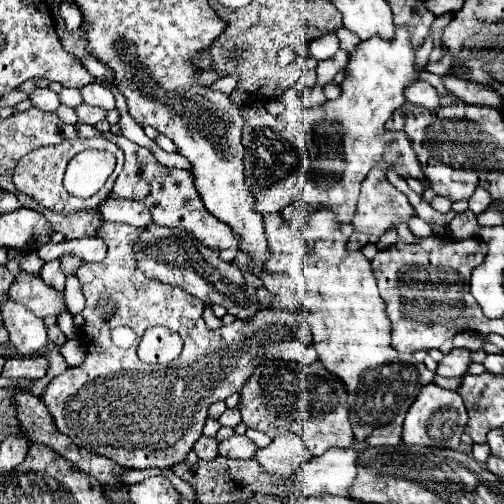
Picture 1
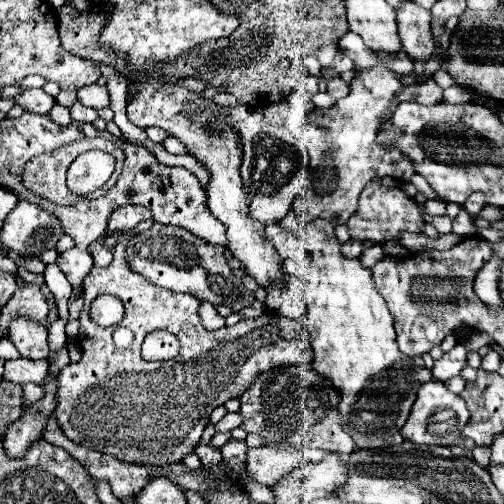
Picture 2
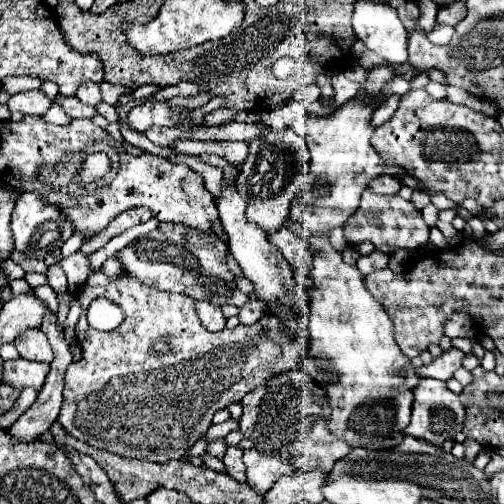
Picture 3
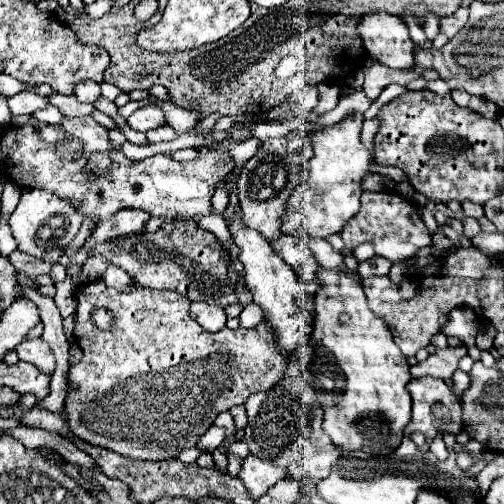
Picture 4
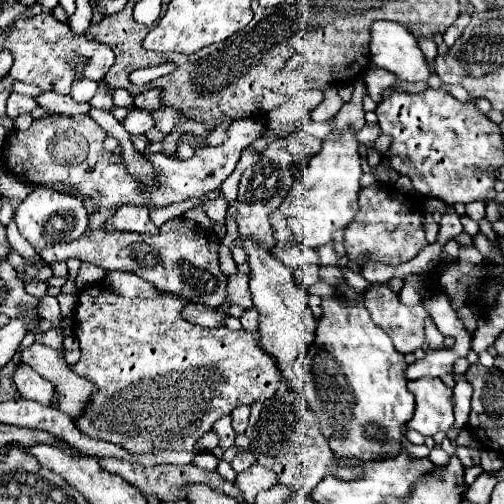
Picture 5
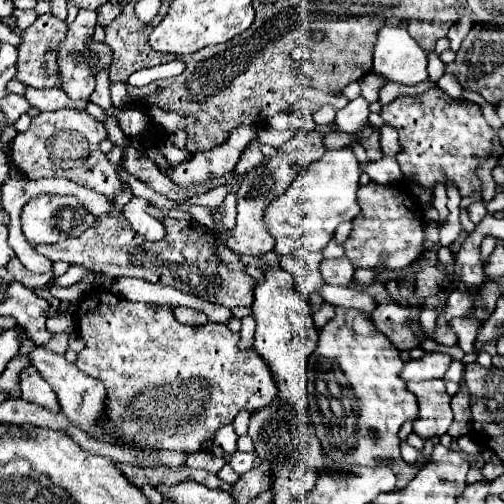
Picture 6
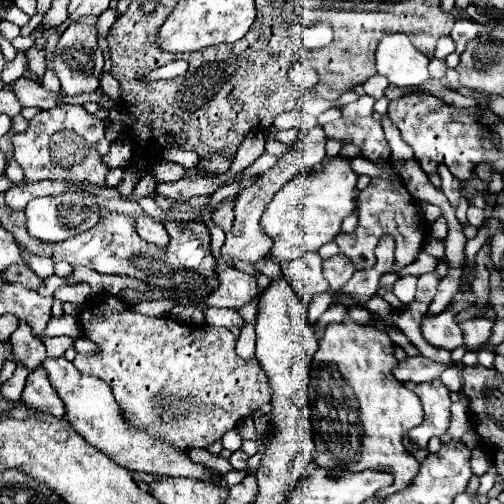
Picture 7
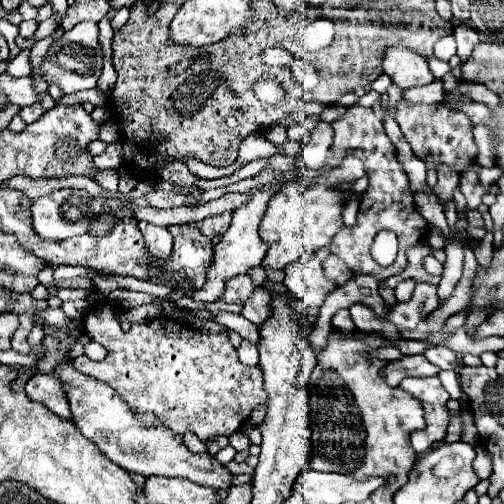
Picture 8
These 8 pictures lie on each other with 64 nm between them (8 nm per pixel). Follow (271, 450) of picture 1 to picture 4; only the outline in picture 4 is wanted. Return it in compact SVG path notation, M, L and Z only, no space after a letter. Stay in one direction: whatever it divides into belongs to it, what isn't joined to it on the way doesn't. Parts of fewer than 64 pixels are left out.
M252 454L244 458L244 466L238 474L240 482L254 500L258 500L268 488L272 488L272 484L276 484L276 480L282 480L284 476L286 470L274 466L272 462L264 462Z

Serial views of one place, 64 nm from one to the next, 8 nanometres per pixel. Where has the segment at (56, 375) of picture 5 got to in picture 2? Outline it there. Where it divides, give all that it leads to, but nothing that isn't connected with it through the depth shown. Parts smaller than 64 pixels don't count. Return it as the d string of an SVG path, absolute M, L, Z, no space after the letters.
M16 318L10 324L10 340L18 348L18 352L24 358L40 360L48 358L48 330L42 326L42 322L30 322L24 318Z

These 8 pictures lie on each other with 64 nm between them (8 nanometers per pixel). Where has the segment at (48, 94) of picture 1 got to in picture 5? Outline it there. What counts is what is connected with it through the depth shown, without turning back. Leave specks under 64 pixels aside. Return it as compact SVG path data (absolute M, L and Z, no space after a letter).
M10 94L10 98L6 100L6 114L14 120L20 114L32 112L36 108L36 100L32 96L22 96L22 94Z

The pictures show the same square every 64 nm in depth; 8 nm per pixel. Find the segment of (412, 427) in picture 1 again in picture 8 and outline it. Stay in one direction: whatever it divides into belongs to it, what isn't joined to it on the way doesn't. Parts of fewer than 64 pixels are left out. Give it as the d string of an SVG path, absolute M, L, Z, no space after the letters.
M438 376L432 378L404 378L400 382L400 388L406 390L410 396L414 396L422 408L424 408L424 420L426 428L412 432L412 446L418 452L426 452L432 442L440 442L446 434L450 414L446 408L448 392L442 388Z

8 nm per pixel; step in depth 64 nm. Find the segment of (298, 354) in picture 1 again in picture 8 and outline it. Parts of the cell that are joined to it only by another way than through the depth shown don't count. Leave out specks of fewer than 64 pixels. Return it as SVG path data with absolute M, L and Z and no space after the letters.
M110 304L88 312L84 318L84 328L92 340L100 342L108 350L108 356L102 362L94 362L88 356L78 356L72 360L74 368L104 384L114 384L114 390L120 392L122 400L126 400L134 410L152 412L156 418L160 418L160 422L164 422L164 426L180 436L186 430L192 430L204 442L210 436L230 436L244 426L244 420L256 406L266 404L260 366L244 366L238 360L228 334L202 334L166 316L146 320L142 324L132 324L132 328L124 332L120 328L116 310Z

